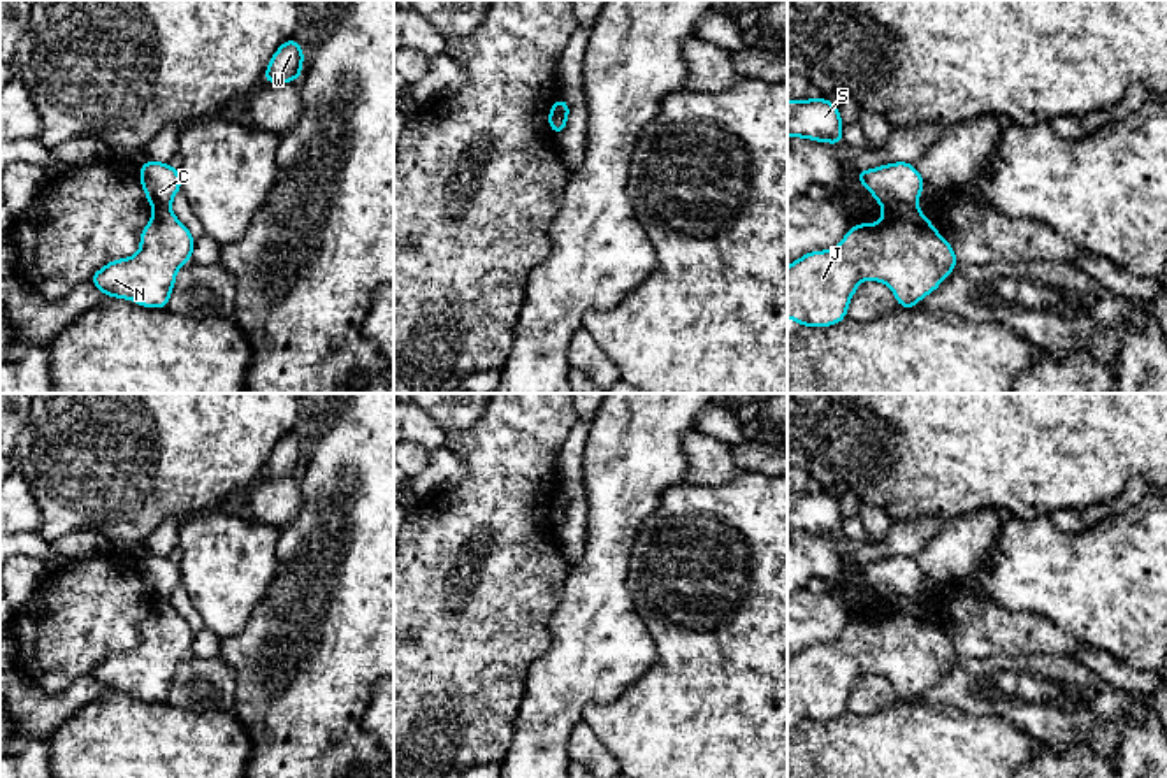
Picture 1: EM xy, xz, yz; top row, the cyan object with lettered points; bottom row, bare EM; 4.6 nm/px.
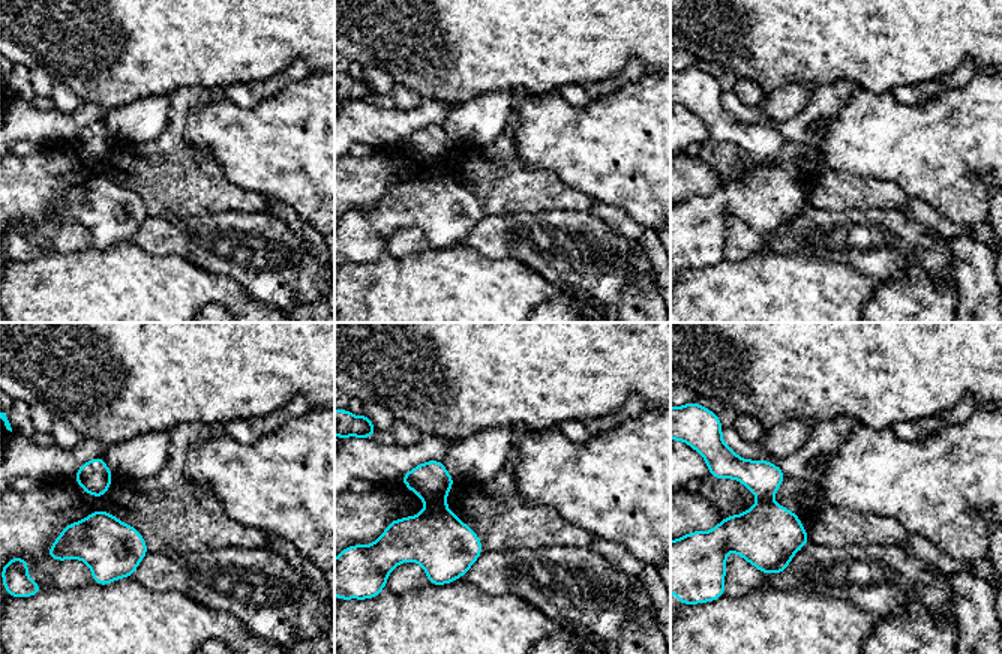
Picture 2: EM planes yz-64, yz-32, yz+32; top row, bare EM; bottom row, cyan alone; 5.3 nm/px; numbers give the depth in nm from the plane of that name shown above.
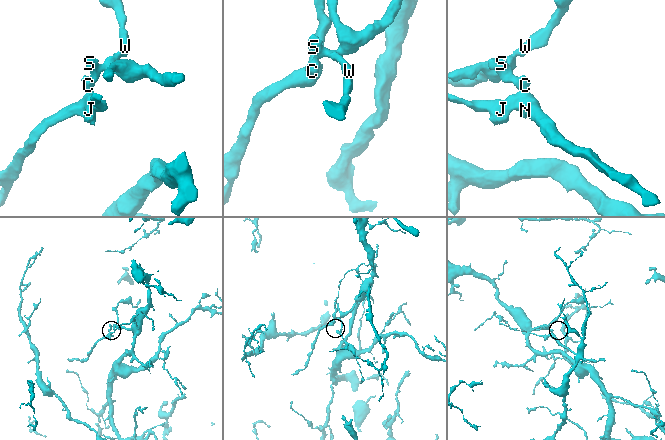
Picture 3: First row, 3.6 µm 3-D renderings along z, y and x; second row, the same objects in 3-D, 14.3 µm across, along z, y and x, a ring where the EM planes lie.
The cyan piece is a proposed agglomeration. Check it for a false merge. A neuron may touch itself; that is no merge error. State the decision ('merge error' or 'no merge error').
merge error

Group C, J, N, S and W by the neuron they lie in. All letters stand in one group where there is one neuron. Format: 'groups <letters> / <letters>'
groups C S W / J N

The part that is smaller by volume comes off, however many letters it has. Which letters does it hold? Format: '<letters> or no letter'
J, N

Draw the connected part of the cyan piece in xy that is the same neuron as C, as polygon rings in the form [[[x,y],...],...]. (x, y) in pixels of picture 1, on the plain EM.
[[[148,553],[139,560],[142,583],[153,599],[153,606],[170,604],[172,590],[181,583],[179,564],[169,557]]]

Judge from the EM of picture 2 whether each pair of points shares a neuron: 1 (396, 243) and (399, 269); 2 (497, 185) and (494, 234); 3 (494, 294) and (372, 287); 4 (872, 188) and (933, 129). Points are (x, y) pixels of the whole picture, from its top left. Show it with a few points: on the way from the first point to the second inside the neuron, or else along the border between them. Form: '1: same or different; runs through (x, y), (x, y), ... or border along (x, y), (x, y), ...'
1: different; border along (428, 246), (402, 257), (384, 252)
2: different; border along (530, 212), (483, 215)
3: same; runs through (464, 294), (402, 294)
4: different; border along (845, 171), (854, 176), (891, 180), (911, 197)

